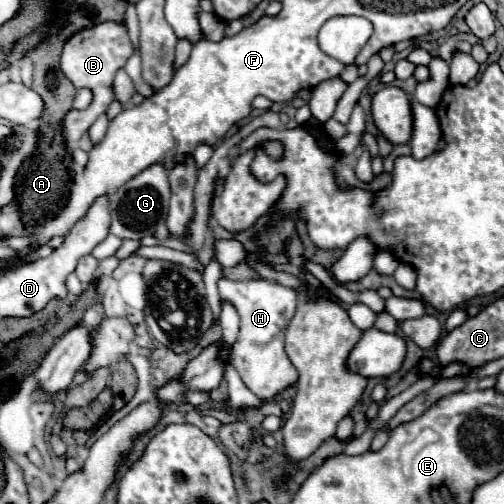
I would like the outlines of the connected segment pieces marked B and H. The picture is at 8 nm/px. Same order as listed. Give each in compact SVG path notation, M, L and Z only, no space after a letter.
M102 22L92 28L84 28L76 32L72 38L68 38L60 56L60 70L77 89L88 88L94 94L92 104L86 110L80 110L80 112L72 110L64 118L62 126L68 142L80 140L80 136L94 124L94 120L108 110L108 106L114 100L114 92L112 92L114 74L120 68L124 68L124 64L132 54L134 54L134 44L128 36L128 28L126 24L118 24L118 22Z
M220 278L218 290L220 298L232 302L240 314L240 334L232 346L232 366L258 398L272 400L296 382L296 368L284 352L284 330L296 312L296 292L262 278L244 282Z

